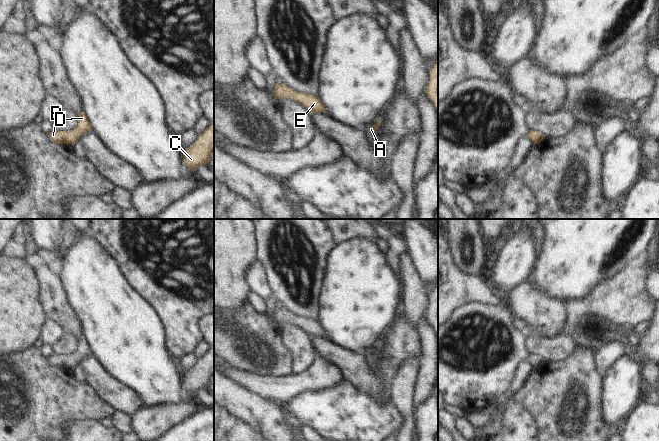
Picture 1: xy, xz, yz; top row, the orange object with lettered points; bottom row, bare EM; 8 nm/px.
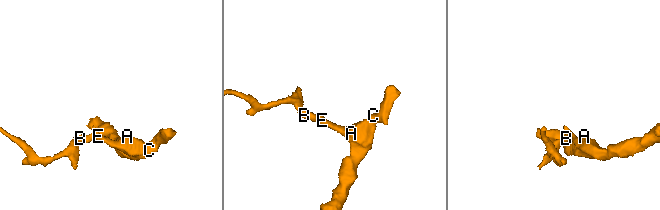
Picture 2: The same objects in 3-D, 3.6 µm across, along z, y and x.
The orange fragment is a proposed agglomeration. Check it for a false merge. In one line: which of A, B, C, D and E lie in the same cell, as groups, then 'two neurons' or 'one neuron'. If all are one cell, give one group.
groups A B C D E; one neuron

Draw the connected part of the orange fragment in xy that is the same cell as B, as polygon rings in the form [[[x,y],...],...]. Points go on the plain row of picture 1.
[[[78,337],[78,349],[70,355],[53,354],[48,357],[53,367],[72,369],[78,366],[80,360],[84,357],[92,355],[92,349],[85,337]]]

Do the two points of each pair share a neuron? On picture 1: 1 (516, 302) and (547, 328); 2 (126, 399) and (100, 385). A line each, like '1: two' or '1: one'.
1: one
2: one

